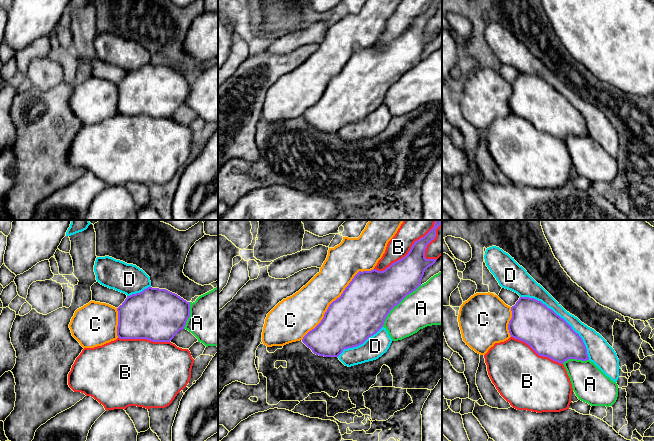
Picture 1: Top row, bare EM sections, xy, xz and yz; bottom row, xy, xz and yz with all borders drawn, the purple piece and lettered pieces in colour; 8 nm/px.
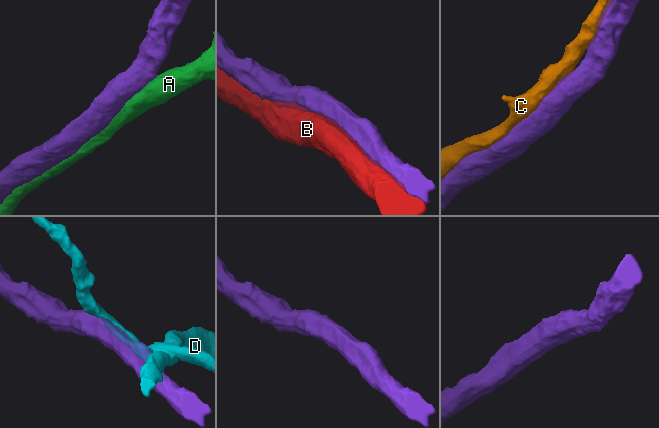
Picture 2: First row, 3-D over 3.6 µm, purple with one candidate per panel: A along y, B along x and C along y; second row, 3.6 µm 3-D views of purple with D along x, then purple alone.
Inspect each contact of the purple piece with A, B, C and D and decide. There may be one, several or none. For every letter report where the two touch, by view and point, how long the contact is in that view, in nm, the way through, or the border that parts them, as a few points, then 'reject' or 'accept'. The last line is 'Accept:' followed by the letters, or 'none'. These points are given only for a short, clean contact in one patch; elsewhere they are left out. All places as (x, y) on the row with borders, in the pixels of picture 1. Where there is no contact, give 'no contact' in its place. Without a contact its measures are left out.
A: meets purple in xz at (398, 303); contact 460 nm long; reject
B: meets purple in xz at (408, 252); contact 650 nm long; reject
C: meets purple in xz at (337, 298); contact 800 nm long; accept
D: meets purple in yz at (562, 318); contact 750 nm long; reject
Accept: C

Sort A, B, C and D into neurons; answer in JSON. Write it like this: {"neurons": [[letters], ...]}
{"neurons": [["A"], ["B"], ["C"], ["D"]]}

